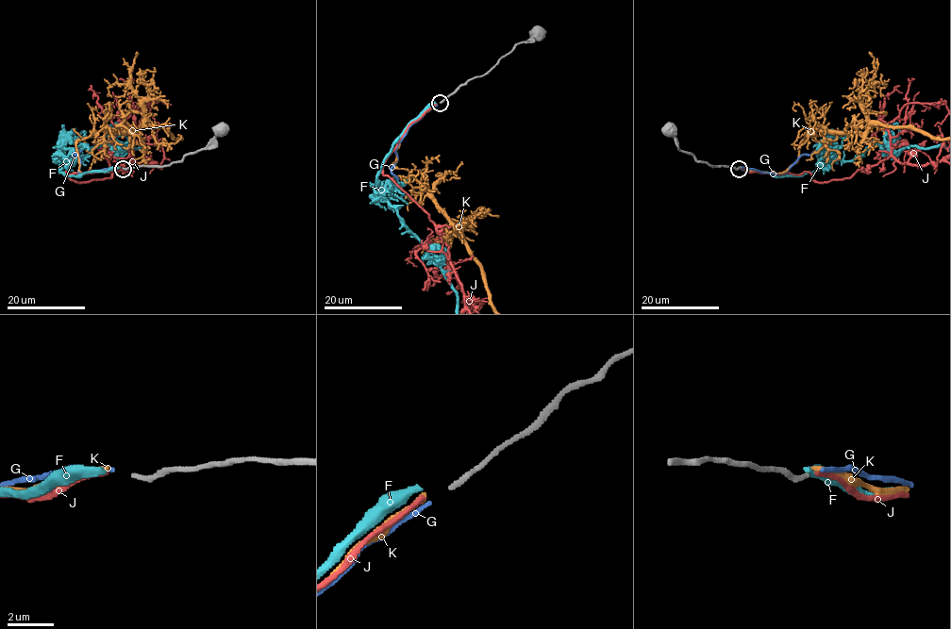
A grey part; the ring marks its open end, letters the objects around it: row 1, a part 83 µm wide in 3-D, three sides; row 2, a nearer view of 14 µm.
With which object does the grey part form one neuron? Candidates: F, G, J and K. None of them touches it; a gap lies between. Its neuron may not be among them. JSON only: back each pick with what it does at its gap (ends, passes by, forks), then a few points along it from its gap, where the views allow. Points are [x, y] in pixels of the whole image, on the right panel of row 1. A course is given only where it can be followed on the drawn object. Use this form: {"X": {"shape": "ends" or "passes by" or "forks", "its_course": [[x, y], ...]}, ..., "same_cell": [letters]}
{"same_cell": []}

